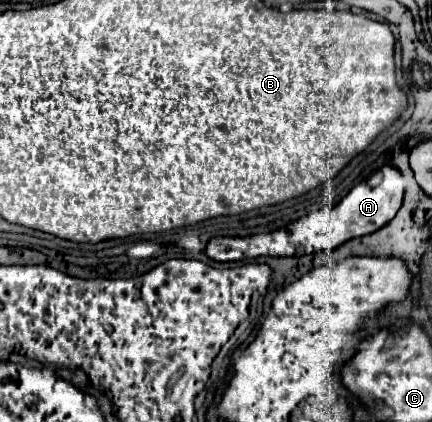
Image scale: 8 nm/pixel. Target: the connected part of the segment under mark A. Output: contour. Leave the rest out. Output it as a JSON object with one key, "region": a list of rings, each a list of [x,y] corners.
{"region":[[[383,166],[381,184],[369,186],[367,182],[361,182],[333,208],[311,212],[291,222],[287,228],[279,228],[267,234],[255,234],[255,236],[245,236],[245,238],[241,236],[211,238],[205,252],[211,260],[219,260],[219,262],[257,258],[257,256],[303,256],[303,254],[313,254],[313,252],[329,252],[351,238],[367,236],[383,228],[387,222],[391,222],[397,210],[401,208],[403,190],[405,190],[405,176],[393,166]]]}

